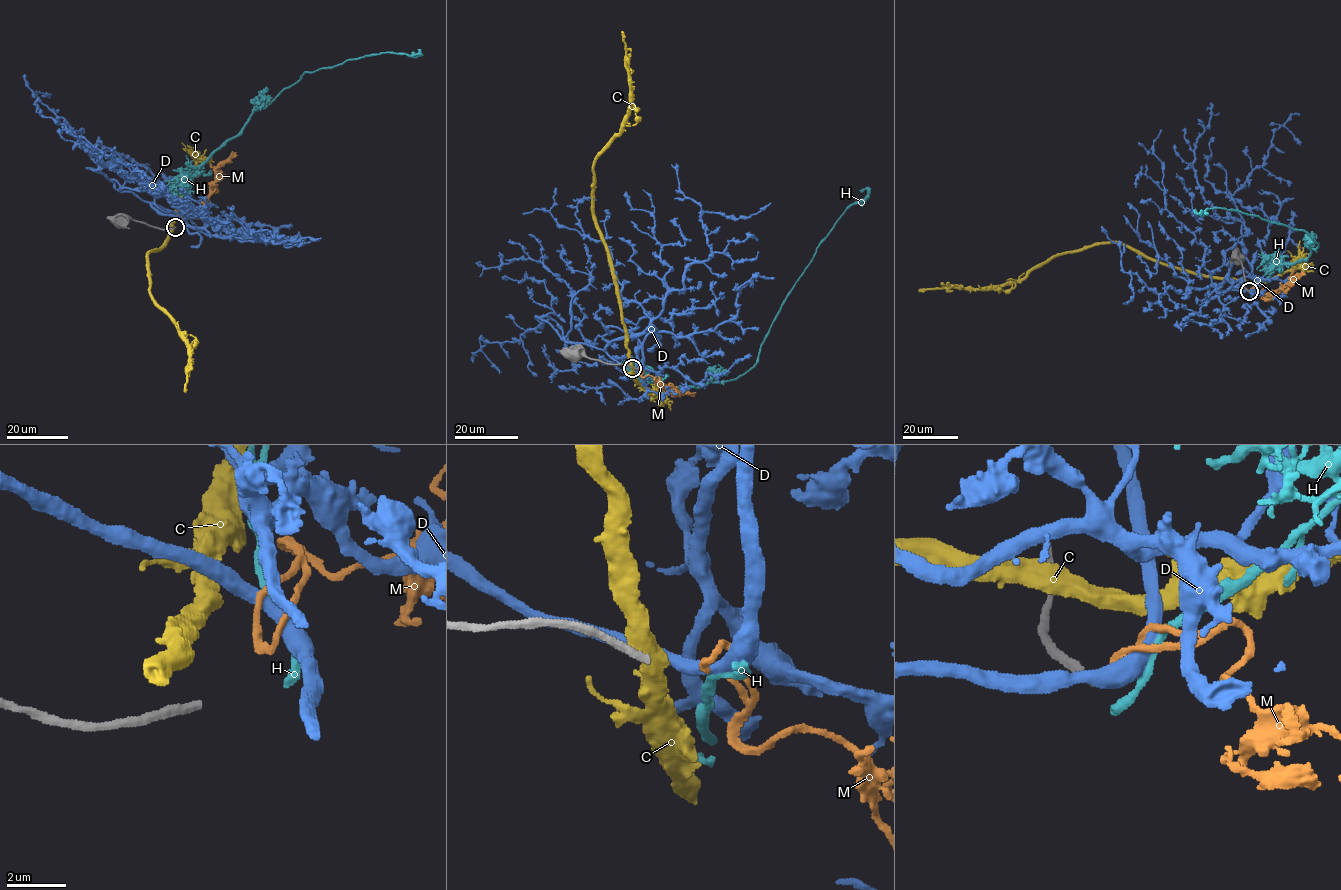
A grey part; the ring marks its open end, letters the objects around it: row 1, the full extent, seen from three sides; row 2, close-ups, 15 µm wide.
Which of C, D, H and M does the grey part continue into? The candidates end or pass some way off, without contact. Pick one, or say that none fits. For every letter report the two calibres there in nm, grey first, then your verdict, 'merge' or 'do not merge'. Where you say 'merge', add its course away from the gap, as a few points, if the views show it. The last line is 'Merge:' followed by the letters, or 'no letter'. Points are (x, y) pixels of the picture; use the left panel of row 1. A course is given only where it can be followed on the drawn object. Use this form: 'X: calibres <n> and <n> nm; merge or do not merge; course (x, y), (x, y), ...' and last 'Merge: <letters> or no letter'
C: calibres 280 and 550 nm; do not merge
D: calibres 280 and 550 nm; do not merge
H: calibres 280 and 280 nm; merge; course (184, 226), (182, 194), (192, 173), (304, 73), (367, 56), (419, 54), (412, 56)
M: calibres 280 and 220 nm; do not merge
Merge: H

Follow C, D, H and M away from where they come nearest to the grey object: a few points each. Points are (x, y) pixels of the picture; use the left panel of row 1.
C: (175, 219), (164, 247), (147, 254), (151, 295), (187, 347), (189, 360), (184, 392)
D: (184, 221), (130, 191), (119, 191), (113, 180), (120, 189), (125, 176), (64, 125), (45, 117), (34, 103)
H: (184, 226), (182, 194), (192, 173), (304, 73), (367, 56), (419, 54), (412, 56)
M: (181, 221), (185, 210), (189, 214), (200, 209), (215, 180), (215, 174), (236, 152)

